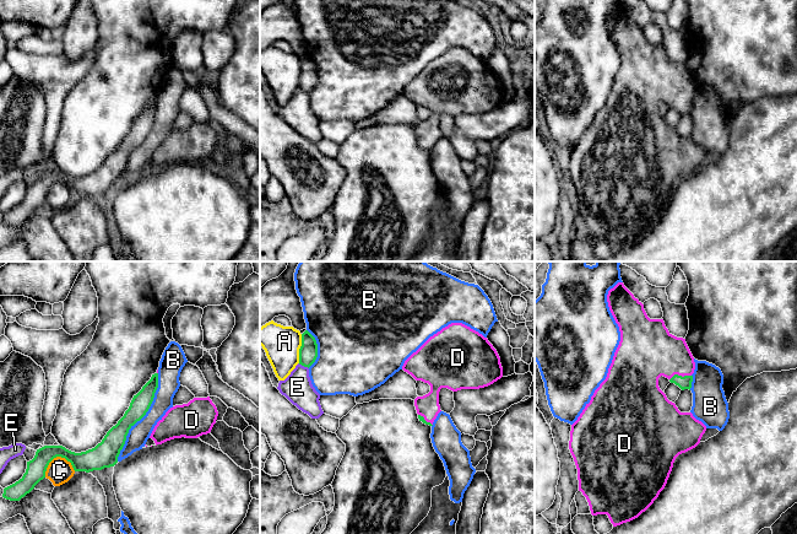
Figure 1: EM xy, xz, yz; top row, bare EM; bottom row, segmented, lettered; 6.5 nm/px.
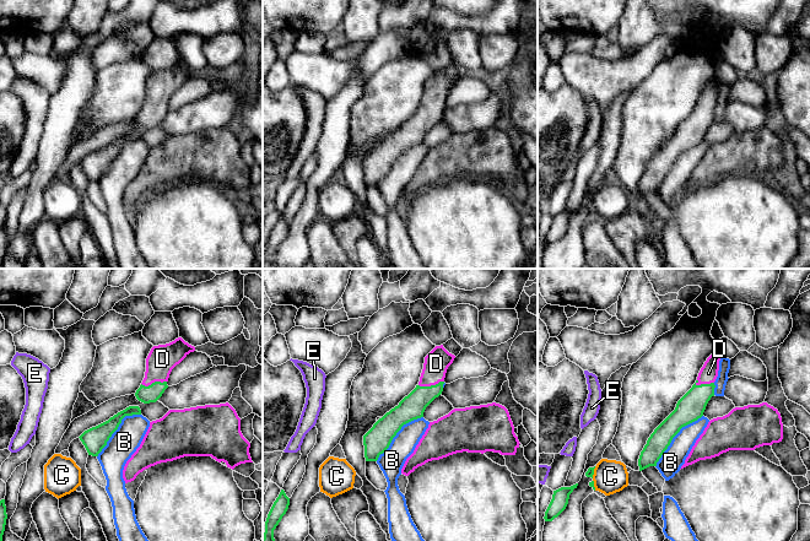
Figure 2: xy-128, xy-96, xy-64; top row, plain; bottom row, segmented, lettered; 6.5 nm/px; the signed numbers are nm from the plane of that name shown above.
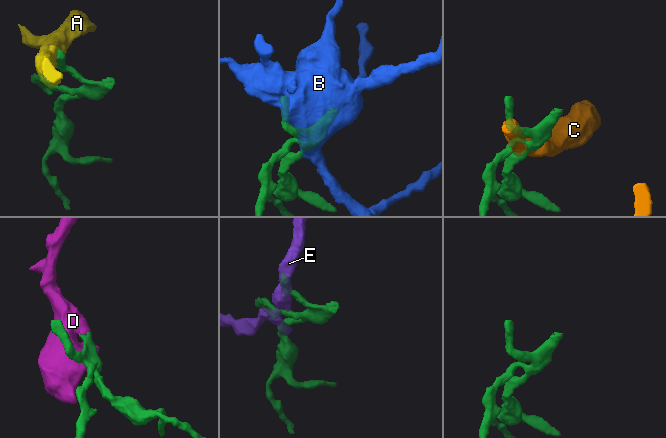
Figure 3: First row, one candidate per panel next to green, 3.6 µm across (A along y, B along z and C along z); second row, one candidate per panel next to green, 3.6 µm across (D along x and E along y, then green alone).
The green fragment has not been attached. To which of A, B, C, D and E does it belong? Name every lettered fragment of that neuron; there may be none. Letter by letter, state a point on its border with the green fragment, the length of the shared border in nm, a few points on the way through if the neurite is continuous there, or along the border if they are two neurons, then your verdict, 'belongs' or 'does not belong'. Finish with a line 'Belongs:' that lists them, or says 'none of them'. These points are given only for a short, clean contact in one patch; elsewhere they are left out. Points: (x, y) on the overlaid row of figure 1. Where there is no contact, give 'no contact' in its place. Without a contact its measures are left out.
A: contact xz (299, 349); length 190 nm; does not belong
B: contact xy (141, 417); length 650 nm; does not belong
C: contact xy (57, 456); length 220 nm; border xy (75, 470), (64, 458), (55, 457), (49, 463), (44, 476); does not belong
D: contact yz (679, 376); length 150 nm; way yz (684, 382), (679, 376), (659, 355), (650, 351); belongs
E: contact xz (303, 365); length 80 nm; does not belong
Belongs: D

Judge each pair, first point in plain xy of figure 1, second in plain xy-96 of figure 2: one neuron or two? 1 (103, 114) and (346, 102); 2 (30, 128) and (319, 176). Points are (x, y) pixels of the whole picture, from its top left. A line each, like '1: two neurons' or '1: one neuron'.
1: two neurons
2: two neurons

